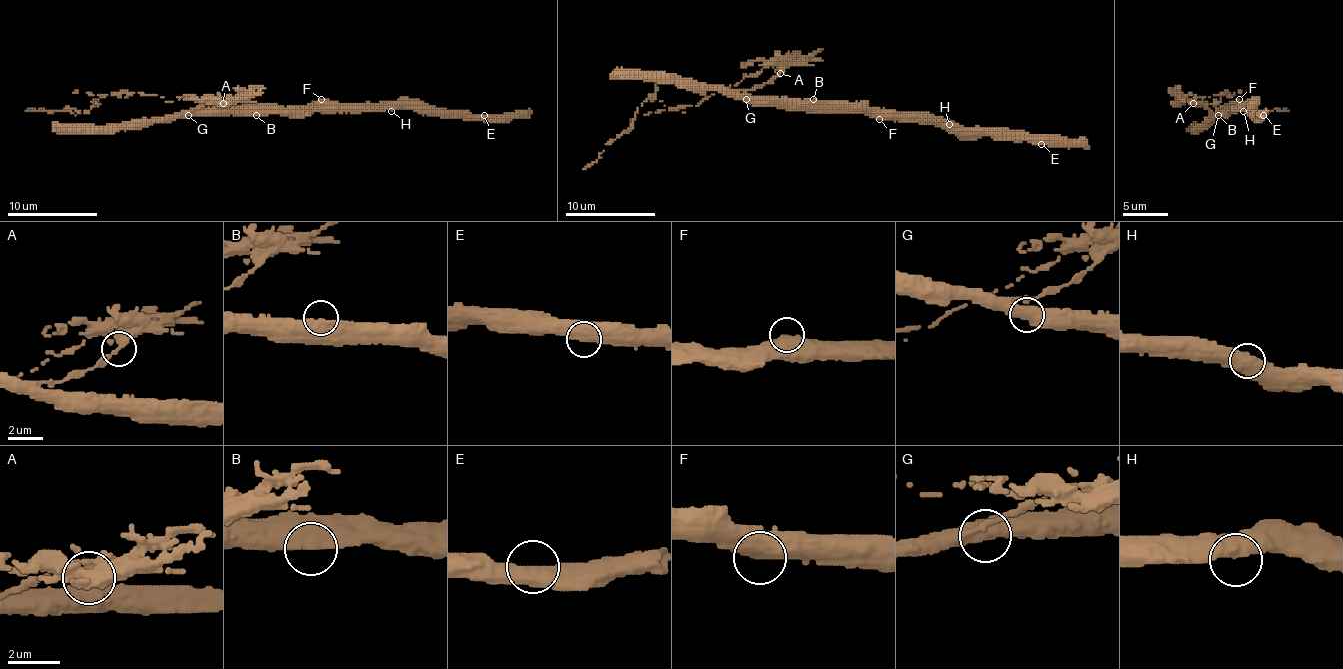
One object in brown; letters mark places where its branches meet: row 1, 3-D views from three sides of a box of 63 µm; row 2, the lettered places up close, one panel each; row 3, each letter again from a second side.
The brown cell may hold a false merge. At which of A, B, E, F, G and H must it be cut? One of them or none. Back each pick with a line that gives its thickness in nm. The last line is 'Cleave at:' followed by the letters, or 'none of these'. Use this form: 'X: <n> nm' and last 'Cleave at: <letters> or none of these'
A: 340 nm
Cleave at: A

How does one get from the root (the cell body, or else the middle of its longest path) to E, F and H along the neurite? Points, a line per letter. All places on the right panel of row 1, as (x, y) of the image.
E: (1216, 111), (1236, 111), (1245, 106), (1257, 115), (1263, 115)
F: (1216, 111), (1225, 111), (1239, 99)
H: (1216, 111), (1243, 111)

